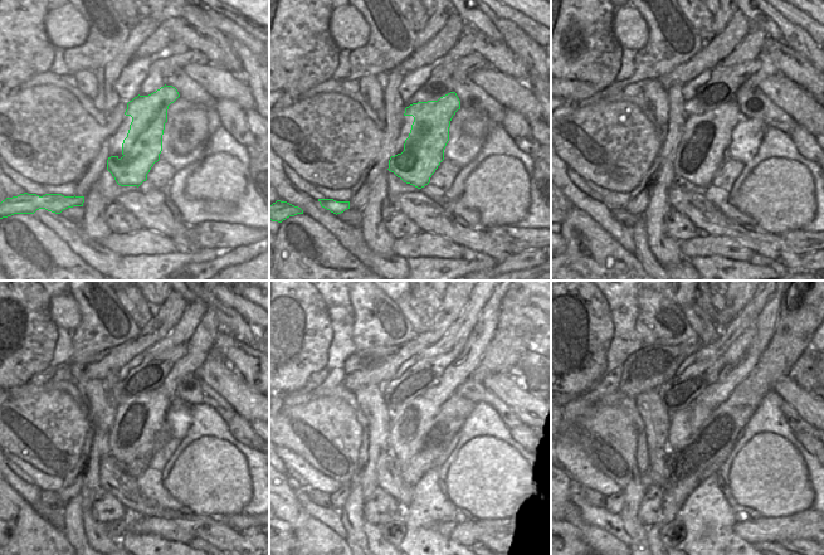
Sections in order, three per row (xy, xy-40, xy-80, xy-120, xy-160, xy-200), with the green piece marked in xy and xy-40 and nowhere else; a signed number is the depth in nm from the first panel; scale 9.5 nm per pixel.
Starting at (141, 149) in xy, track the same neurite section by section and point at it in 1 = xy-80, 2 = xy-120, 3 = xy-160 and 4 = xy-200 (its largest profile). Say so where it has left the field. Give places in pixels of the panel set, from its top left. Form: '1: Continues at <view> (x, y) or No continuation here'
1: Continues at xy-80 (702, 156)
2: Continues at xy-120 (147, 412)
3: Continues at xy-160 (423, 410)
4: Continues at xy-200 (700, 414)

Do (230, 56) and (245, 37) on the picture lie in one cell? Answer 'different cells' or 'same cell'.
different cells

